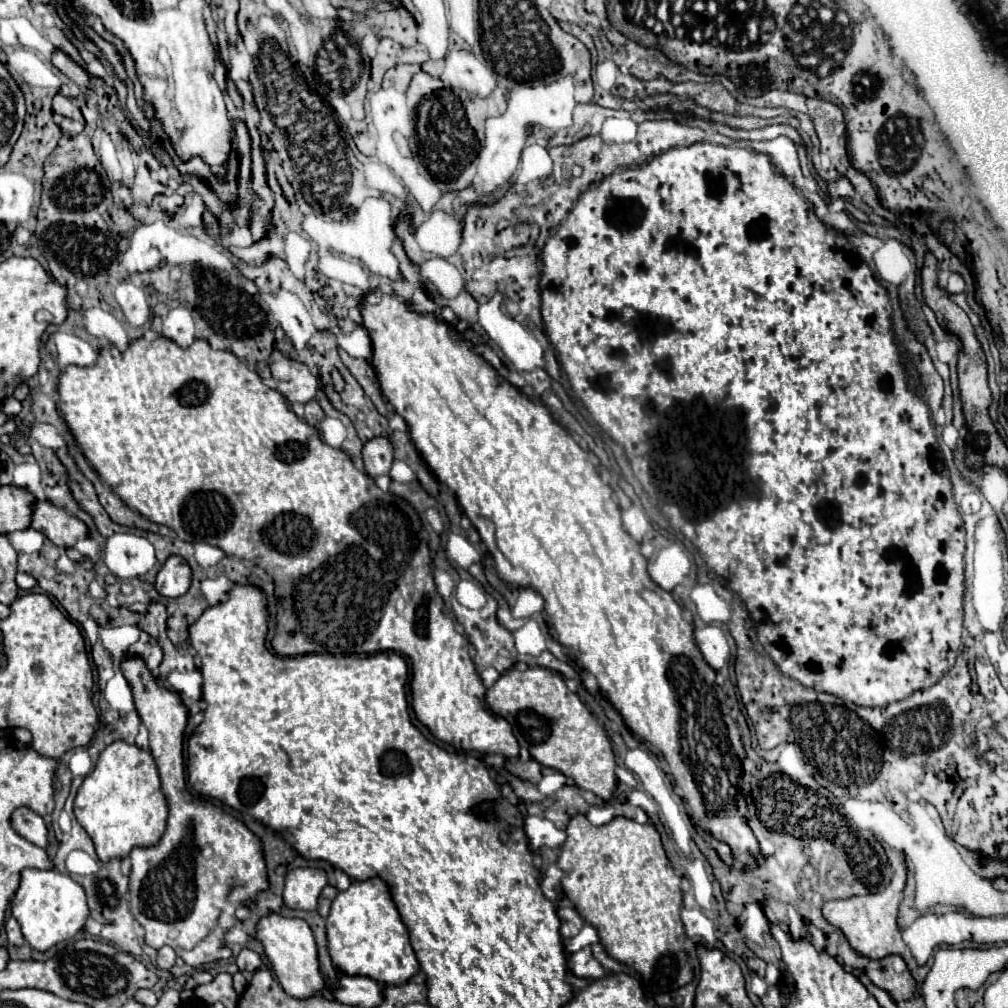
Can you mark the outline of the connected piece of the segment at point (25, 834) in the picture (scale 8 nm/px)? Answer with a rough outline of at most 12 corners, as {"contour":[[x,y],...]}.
{"contour":[[16,808],[12,828],[40,848],[48,828],[30,808]]}

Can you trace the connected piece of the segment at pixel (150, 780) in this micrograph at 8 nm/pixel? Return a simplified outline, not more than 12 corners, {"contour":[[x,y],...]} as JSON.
{"contour":[[148,750],[100,752],[74,816],[102,862],[160,842],[168,804]]}

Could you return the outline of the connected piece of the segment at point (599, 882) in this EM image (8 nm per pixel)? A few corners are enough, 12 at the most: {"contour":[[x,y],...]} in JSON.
{"contour":[[578,814],[556,866],[652,996],[692,982],[652,824]]}

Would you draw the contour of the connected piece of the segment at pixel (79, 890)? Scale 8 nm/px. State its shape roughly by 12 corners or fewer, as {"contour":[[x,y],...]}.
{"contour":[[24,870],[12,916],[36,952],[74,938],[86,894],[68,874]]}

